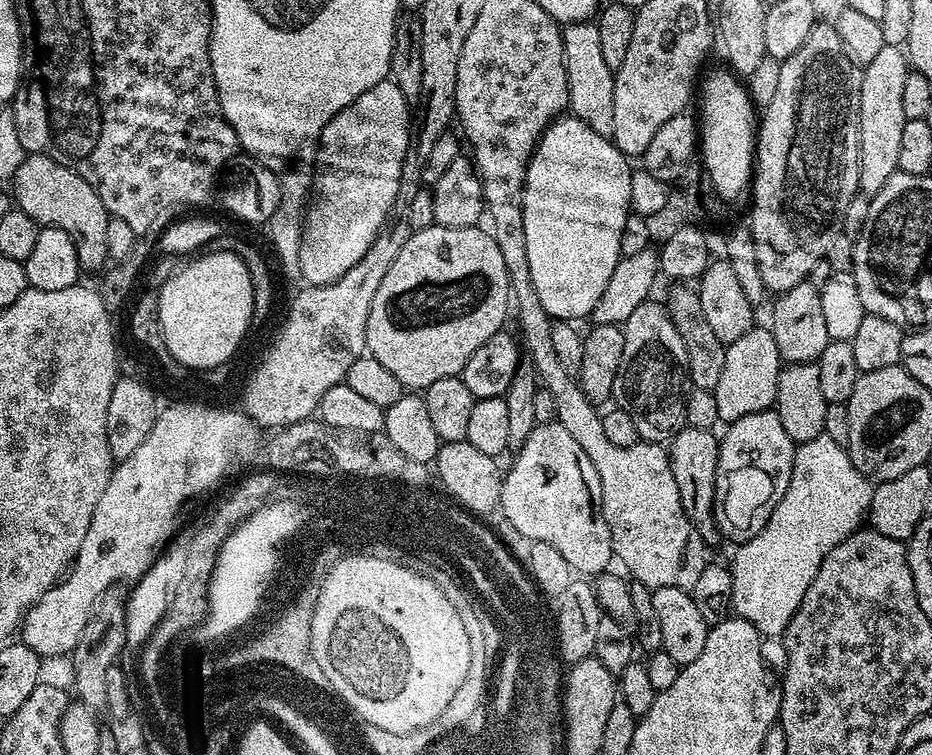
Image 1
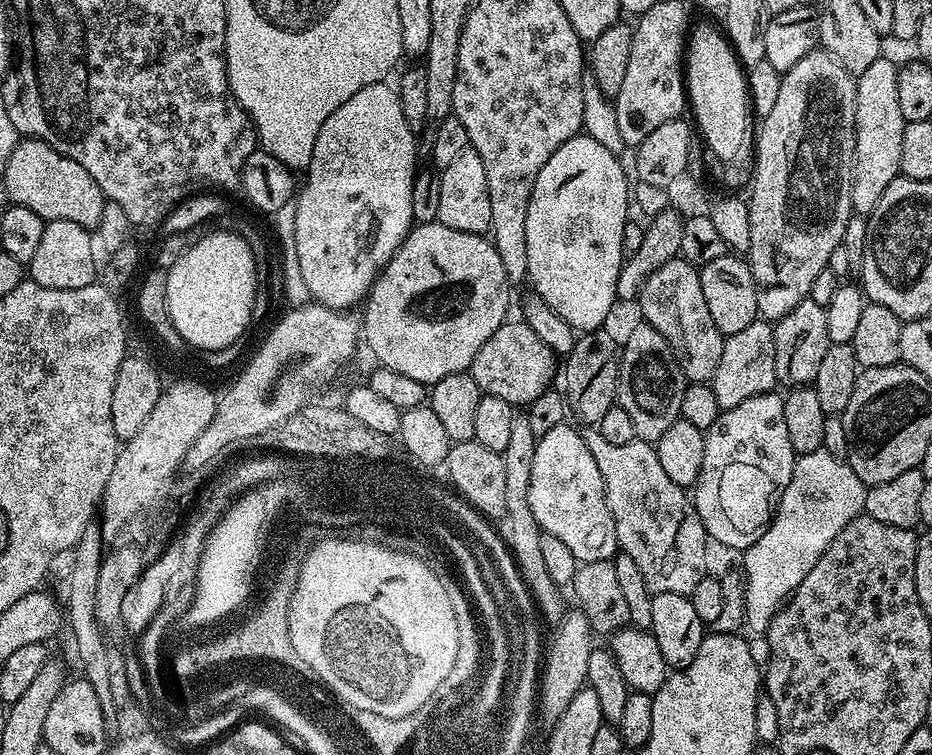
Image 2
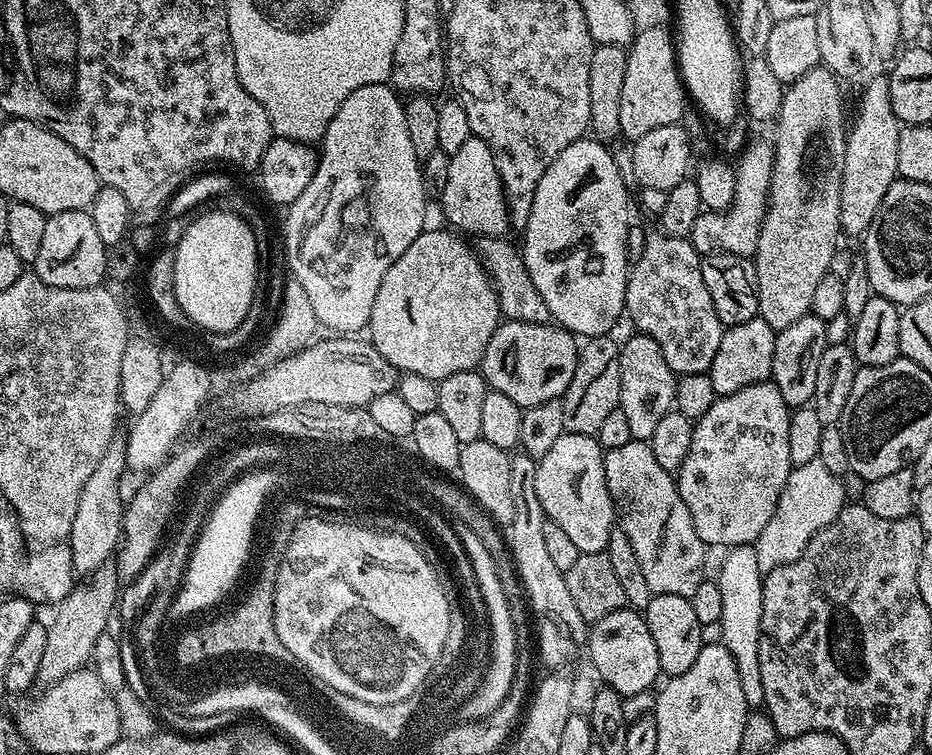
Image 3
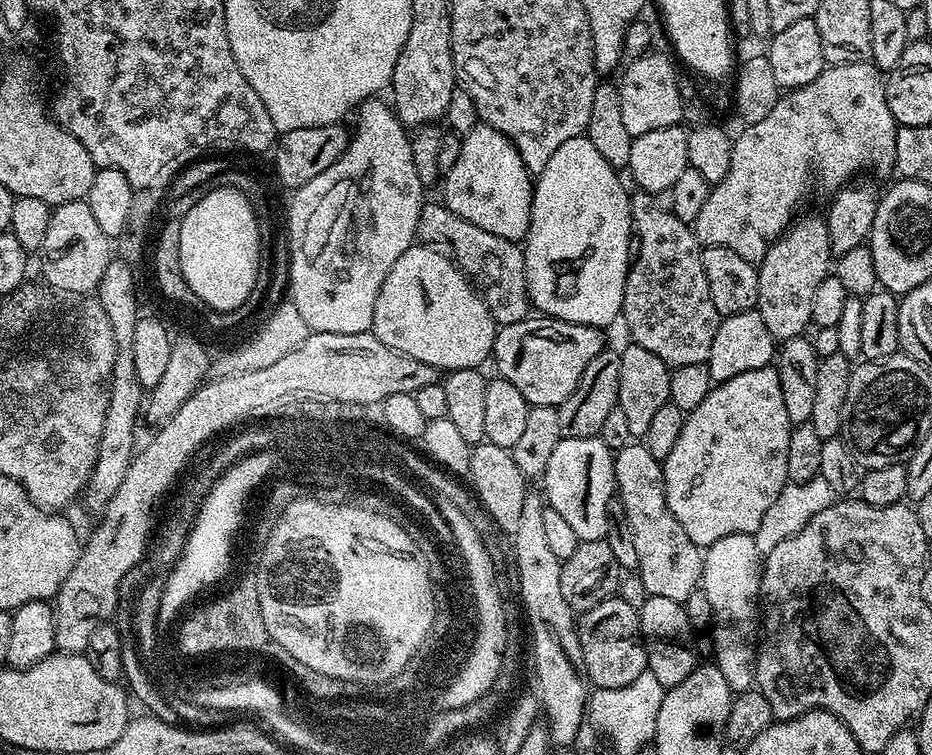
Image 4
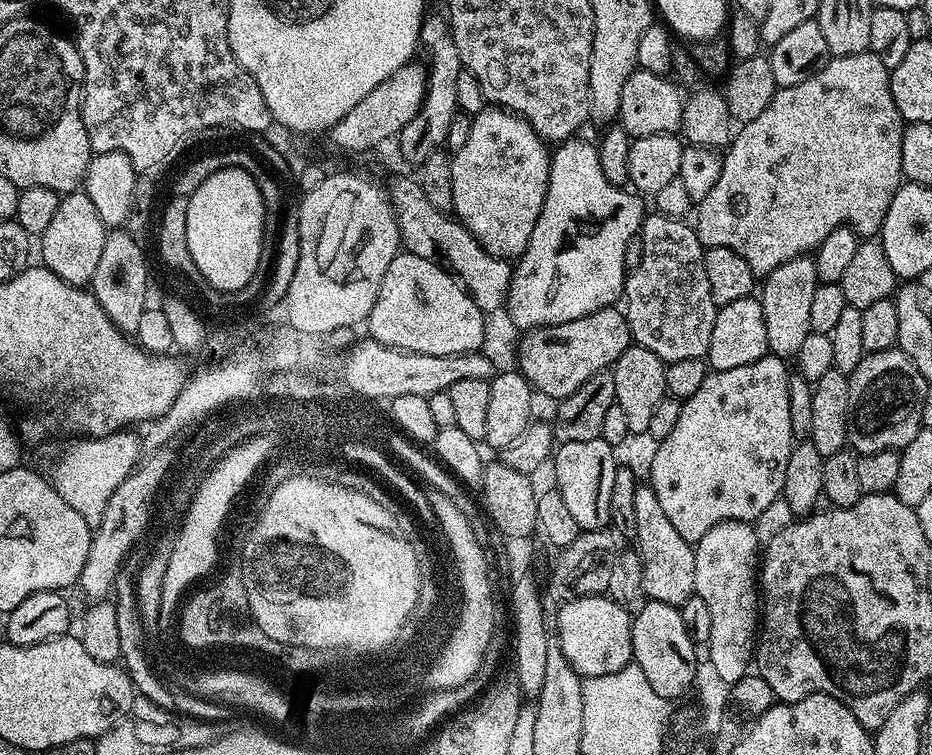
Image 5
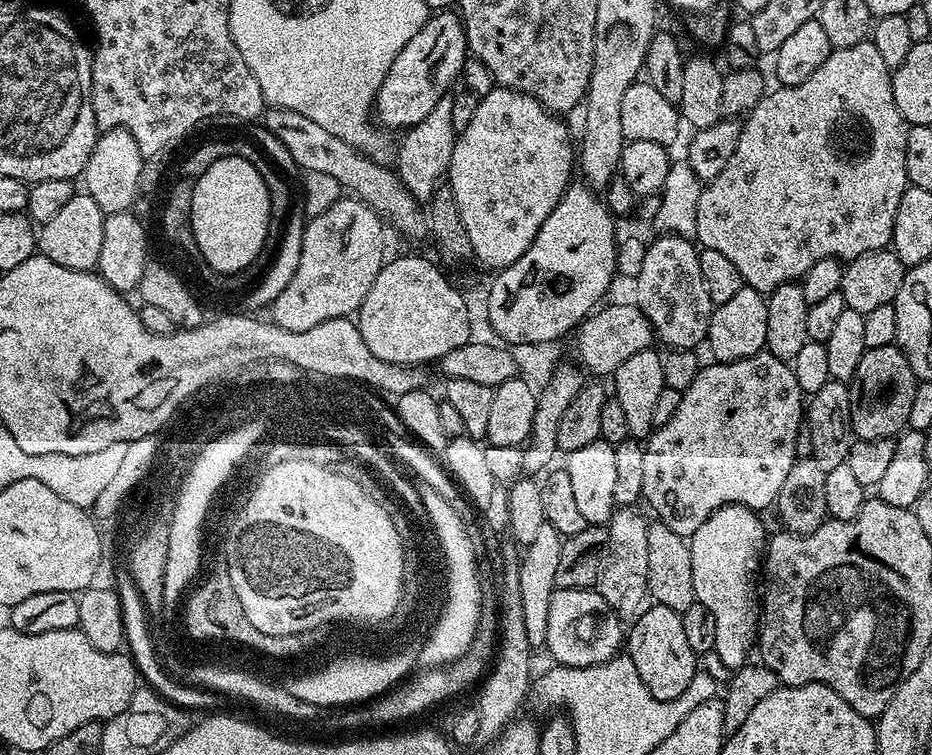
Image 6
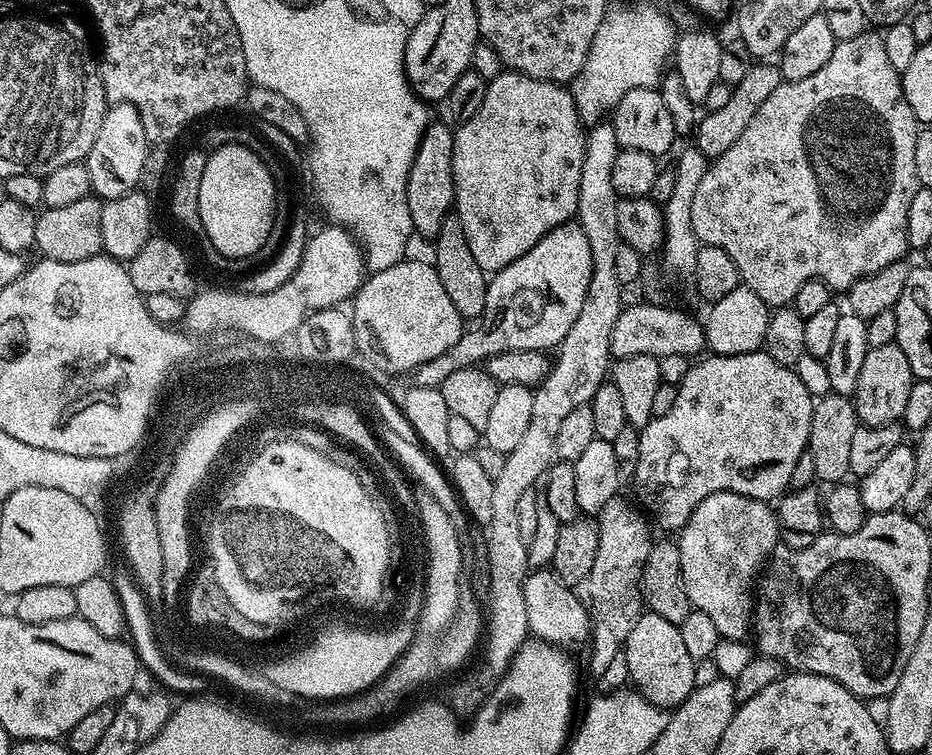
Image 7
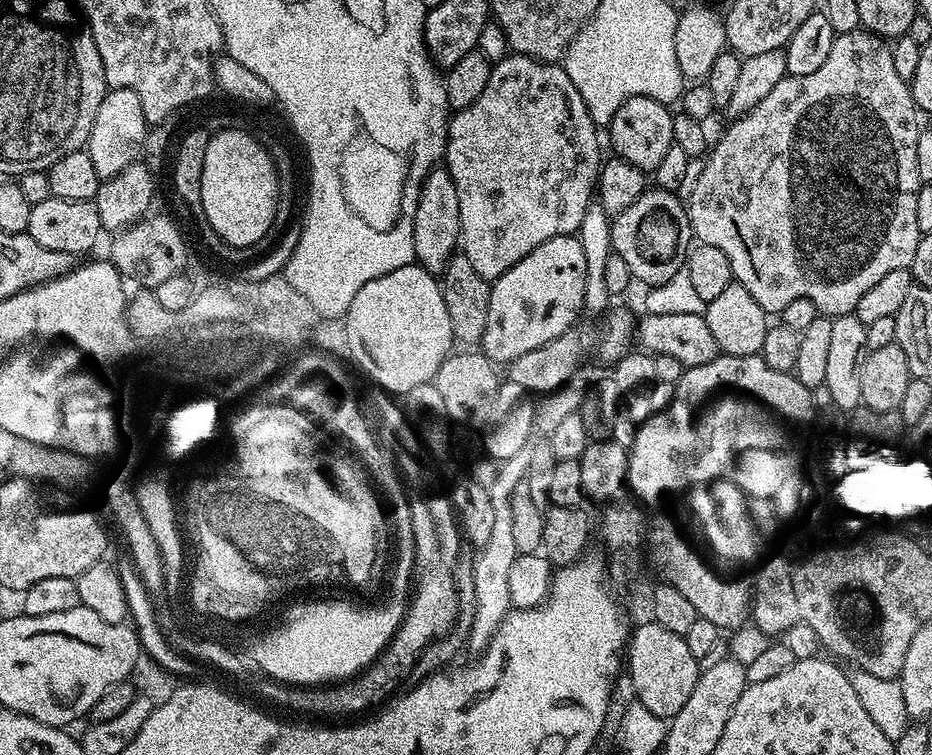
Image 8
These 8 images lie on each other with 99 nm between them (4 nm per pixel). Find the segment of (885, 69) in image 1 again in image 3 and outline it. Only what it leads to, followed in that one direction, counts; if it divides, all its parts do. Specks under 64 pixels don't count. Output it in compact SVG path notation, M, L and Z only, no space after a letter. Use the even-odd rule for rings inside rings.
M887 75L876 76L860 92L860 105L856 108L856 121L847 129L848 141L842 170L842 194L838 202L840 230L845 237L863 237L886 190L898 179L898 134L902 125L890 106L890 86Z

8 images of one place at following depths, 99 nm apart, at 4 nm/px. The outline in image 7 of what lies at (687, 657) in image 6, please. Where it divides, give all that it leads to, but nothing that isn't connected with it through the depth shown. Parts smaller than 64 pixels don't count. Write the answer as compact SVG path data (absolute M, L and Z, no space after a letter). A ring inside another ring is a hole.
M645 611L638 618L638 622L631 630L630 636L625 639L622 653L622 664L628 667L628 676L632 679L631 687L643 695L654 706L665 710L675 710L686 698L690 698L692 691L697 688L695 684L695 666L697 661L690 658L686 646L682 642L680 626L674 622L666 622L666 618L658 618L658 614Z

